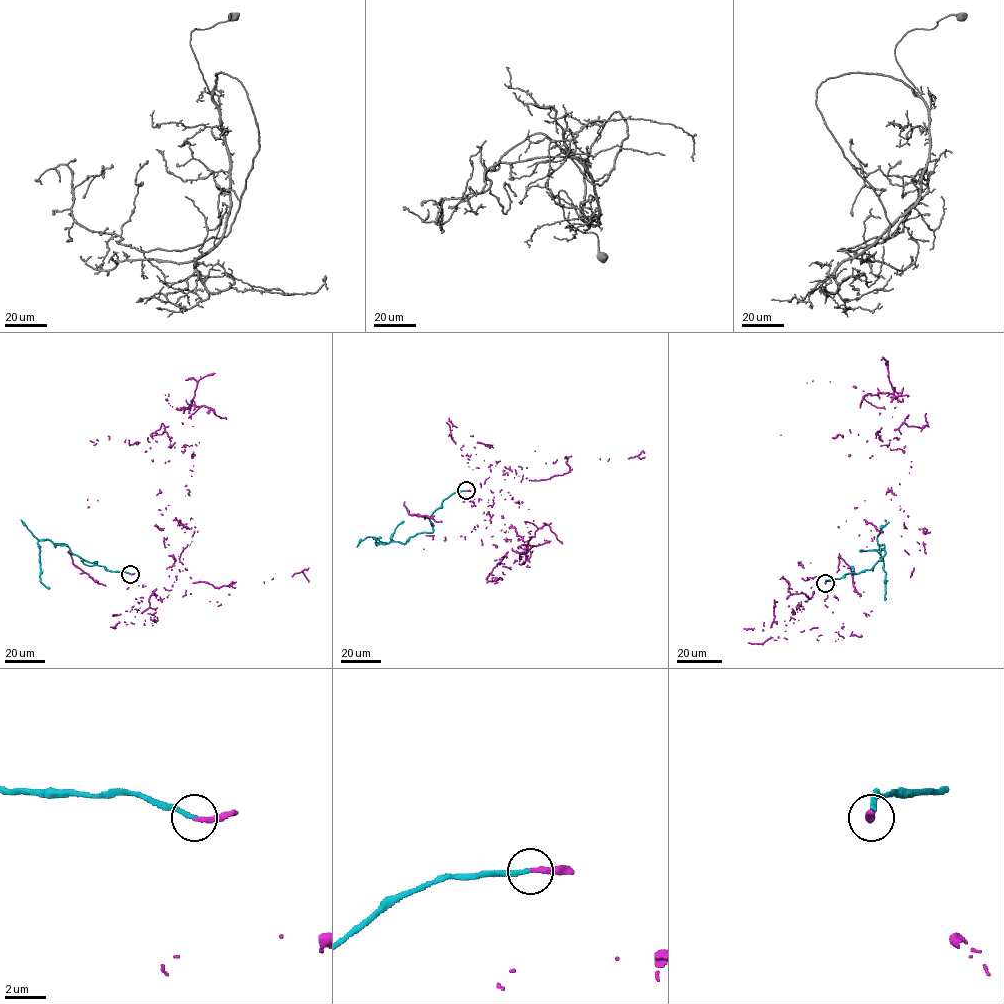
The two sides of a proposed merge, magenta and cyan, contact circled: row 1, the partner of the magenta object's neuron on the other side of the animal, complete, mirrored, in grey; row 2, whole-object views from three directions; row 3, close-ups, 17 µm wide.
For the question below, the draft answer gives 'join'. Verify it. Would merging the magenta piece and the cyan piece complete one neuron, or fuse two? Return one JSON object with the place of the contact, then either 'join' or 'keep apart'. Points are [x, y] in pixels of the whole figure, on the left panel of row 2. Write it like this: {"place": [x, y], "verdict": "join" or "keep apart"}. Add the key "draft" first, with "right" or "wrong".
{"draft": "right", "place": [130, 574], "verdict": "join"}

